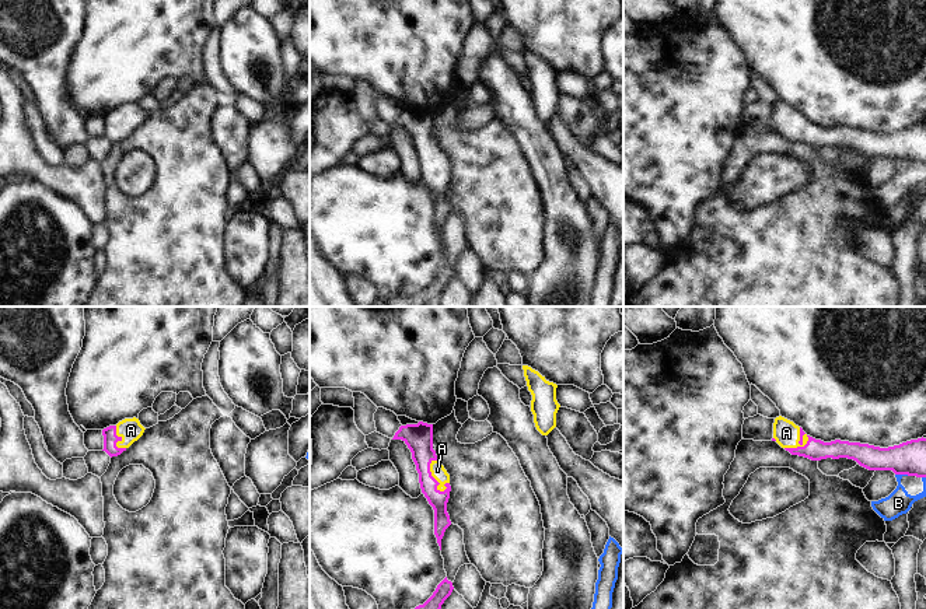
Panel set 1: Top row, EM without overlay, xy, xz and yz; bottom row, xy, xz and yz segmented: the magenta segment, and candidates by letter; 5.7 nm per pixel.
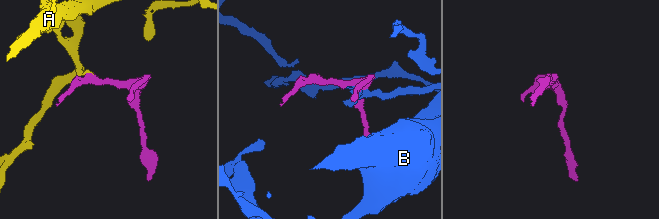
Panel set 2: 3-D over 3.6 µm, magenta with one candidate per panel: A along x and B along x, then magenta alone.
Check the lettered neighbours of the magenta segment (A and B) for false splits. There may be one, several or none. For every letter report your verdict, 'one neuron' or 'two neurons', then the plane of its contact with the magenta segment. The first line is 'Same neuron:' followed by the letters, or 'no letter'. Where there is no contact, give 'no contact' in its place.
Same neuron: A
A: one neuron; meets magenta in xz
B: two neurons; meets magenta in yz

